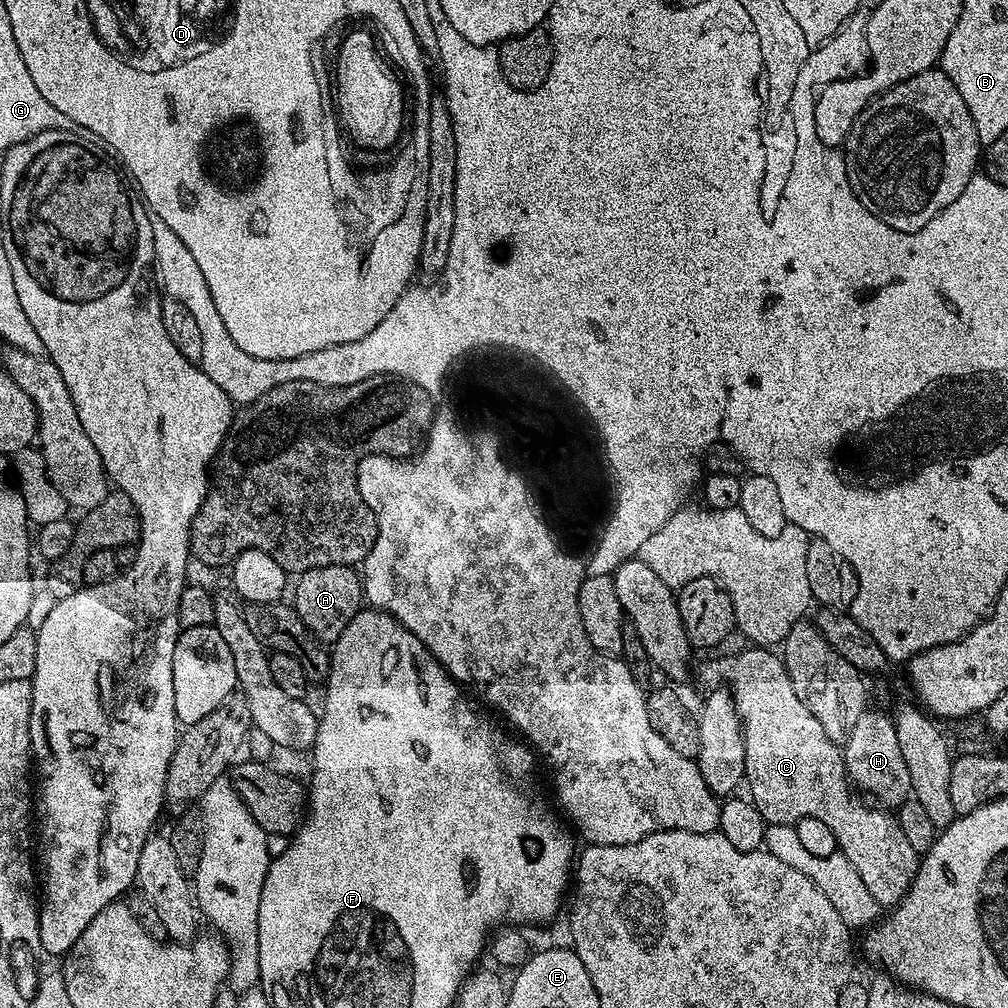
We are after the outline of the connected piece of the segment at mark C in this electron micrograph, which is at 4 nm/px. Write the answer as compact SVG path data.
M747 647L741 652L734 653L733 656L706 661L700 676L708 686L723 682L731 691L732 701L736 703L736 713L740 715L740 727L744 734L746 750L744 778L752 805L762 814L765 825L794 826L802 818L814 818L830 826L838 851L846 858L850 858L850 866L858 870L862 882L866 882L866 890L874 894L877 904L881 906L899 904L908 895L908 888L914 882L916 871L920 869L921 857L913 846L910 846L909 839L902 832L902 826L891 811L880 806L871 808L868 804L856 804L857 793L844 770L841 745L831 740L826 730L822 730L822 722L818 722L818 718L814 718L814 714L810 714L810 710L802 706L801 699L794 694L793 683L790 682L790 674L787 673L783 659L777 653L775 656L772 653L775 651L767 647Z

